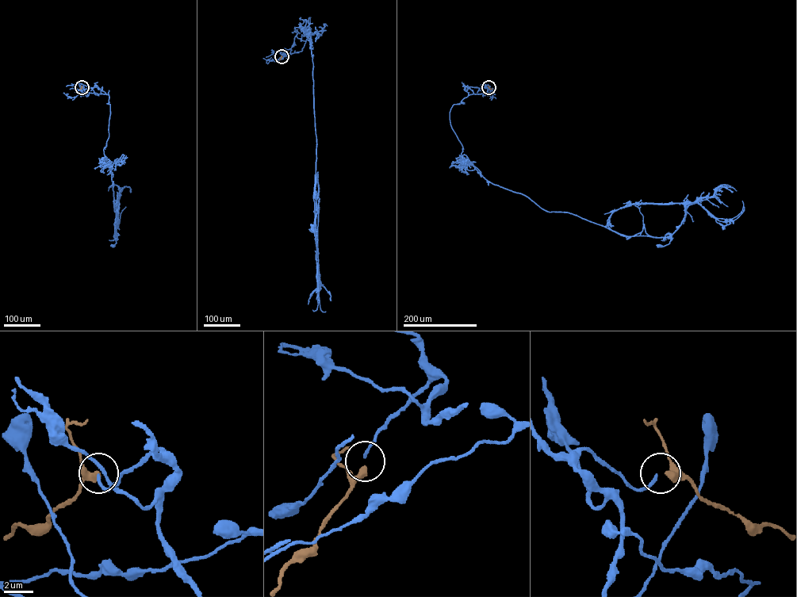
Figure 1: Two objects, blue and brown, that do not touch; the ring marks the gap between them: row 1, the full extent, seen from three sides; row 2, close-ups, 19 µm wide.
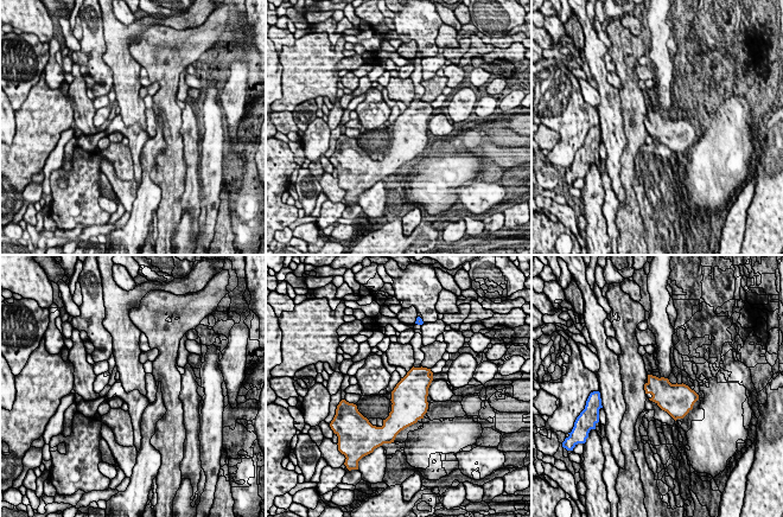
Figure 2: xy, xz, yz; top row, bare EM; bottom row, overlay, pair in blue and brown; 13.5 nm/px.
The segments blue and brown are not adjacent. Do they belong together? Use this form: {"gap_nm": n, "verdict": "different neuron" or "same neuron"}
{"gap_nm": 600, "verdict": "same neuron"}

